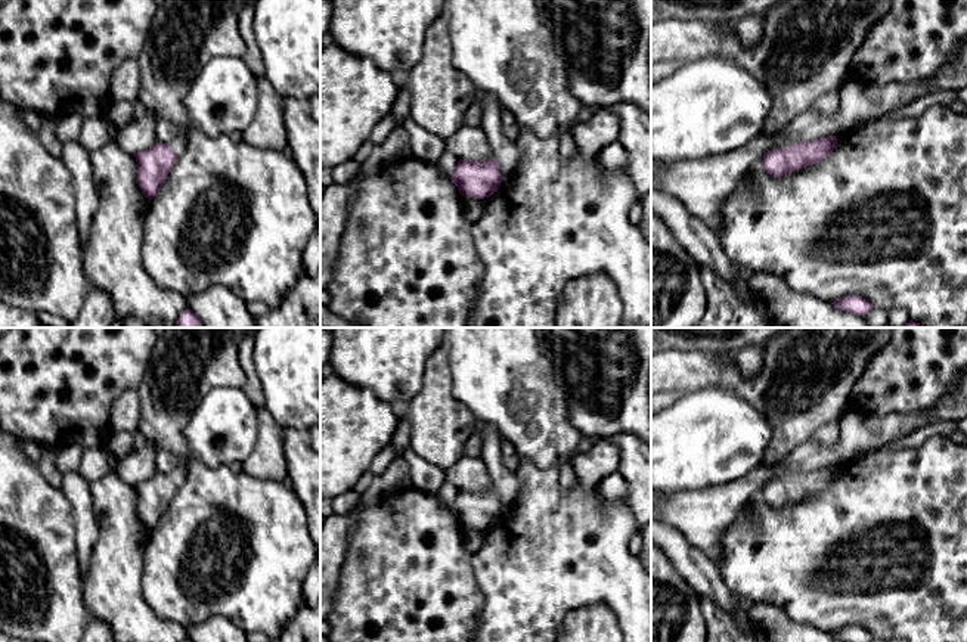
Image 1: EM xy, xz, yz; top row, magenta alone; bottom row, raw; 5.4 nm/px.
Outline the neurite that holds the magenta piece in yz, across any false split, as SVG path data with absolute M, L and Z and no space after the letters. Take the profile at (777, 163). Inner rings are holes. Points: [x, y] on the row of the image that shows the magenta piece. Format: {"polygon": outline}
{"polygon": "M837 136L816 139L808 143L777 142L765 155L762 168L774 179L791 171L803 170L830 156L836 148Z"}

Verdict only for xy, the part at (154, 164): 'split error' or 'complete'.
split error

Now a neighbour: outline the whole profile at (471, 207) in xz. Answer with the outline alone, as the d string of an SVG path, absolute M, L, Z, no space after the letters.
M462 196L461 202L462 202L465 217L471 223L477 221L481 217L483 210L481 210L480 199Z

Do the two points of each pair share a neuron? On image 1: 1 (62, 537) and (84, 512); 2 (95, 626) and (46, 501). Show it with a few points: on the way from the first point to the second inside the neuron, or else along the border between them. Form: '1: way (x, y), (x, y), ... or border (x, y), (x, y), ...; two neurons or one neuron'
1: border (61, 492), (71, 506), (76, 554), (78, 558); two neurons
2: border (90, 619), (86, 626); two neurons

